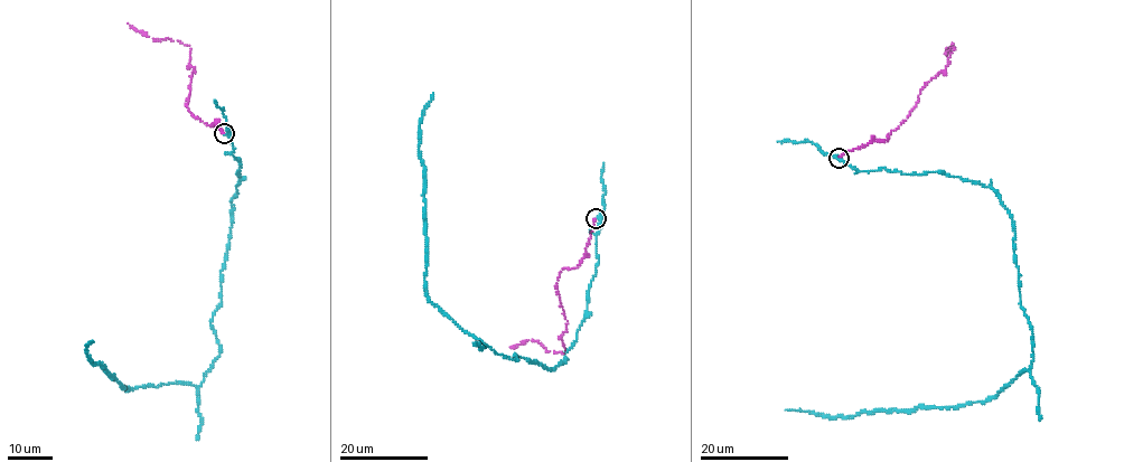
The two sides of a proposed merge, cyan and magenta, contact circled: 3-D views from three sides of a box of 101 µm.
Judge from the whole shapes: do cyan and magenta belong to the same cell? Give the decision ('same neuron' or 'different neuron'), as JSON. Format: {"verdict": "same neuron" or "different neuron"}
{"verdict": "different neuron"}

